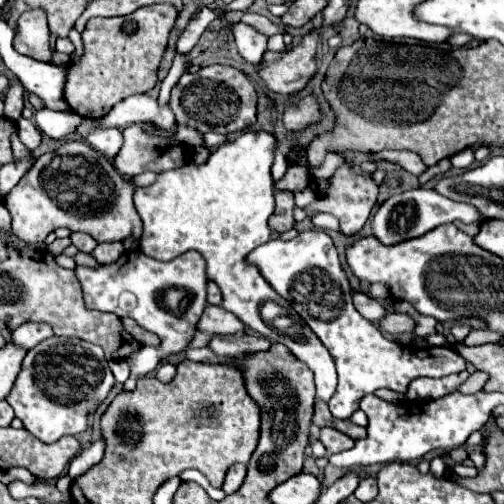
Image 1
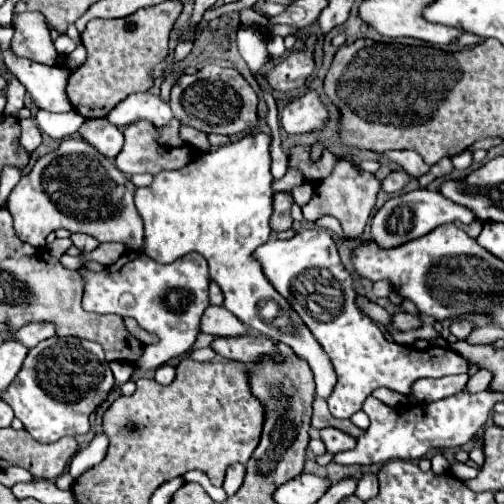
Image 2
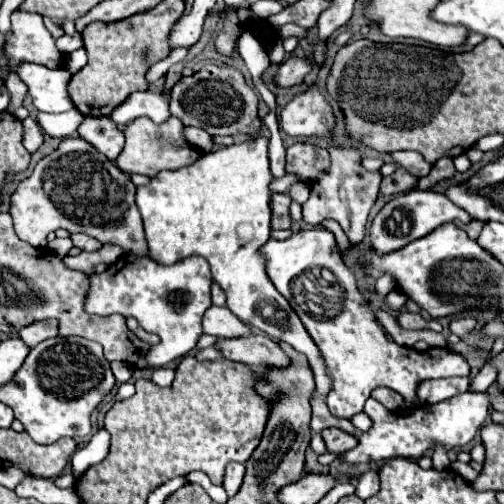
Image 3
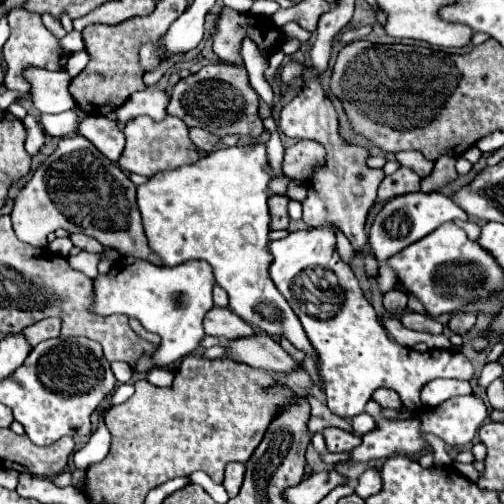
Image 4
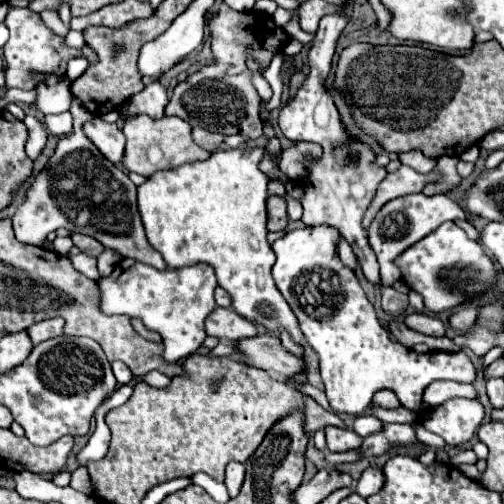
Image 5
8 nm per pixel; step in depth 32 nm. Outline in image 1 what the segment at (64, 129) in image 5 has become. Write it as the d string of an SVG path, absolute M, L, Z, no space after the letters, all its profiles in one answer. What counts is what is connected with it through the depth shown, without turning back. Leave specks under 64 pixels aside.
M38 110L34 114L34 122L36 122L38 130L50 138L56 138L56 140L72 134L80 120L82 118L76 114L56 112L56 110Z

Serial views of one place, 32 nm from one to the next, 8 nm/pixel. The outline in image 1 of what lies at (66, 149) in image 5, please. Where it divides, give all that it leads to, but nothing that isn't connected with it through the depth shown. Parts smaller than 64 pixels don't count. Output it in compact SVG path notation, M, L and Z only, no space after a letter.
M68 140L64 142L56 152L42 154L32 168L26 172L26 176L6 194L4 206L12 214L12 232L24 240L24 242L44 242L50 232L54 232L60 226L66 226L72 232L86 232L96 242L116 242L124 240L124 236L136 236L140 238L140 216L132 202L134 184L124 180L116 168L112 166L112 160L98 154L94 148L90 148L84 142Z

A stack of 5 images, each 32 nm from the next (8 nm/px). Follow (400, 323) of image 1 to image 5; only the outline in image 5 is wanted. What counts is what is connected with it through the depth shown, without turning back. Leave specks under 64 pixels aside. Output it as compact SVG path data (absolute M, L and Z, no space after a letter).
M406 314L404 316L404 324L416 332L422 332L422 334L430 334L430 336L444 336L446 332L446 326L434 318L434 316L426 316L426 314Z

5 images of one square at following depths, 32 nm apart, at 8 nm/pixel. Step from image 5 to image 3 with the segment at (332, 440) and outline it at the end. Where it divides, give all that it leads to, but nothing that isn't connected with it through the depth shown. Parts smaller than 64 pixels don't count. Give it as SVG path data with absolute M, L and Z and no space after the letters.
M326 428L326 430L322 430L320 434L322 434L324 442L326 442L328 452L332 452L332 454L348 452L348 450L352 450L352 448L358 444L358 438L356 438L356 436L346 434L346 432L338 430L338 428Z

